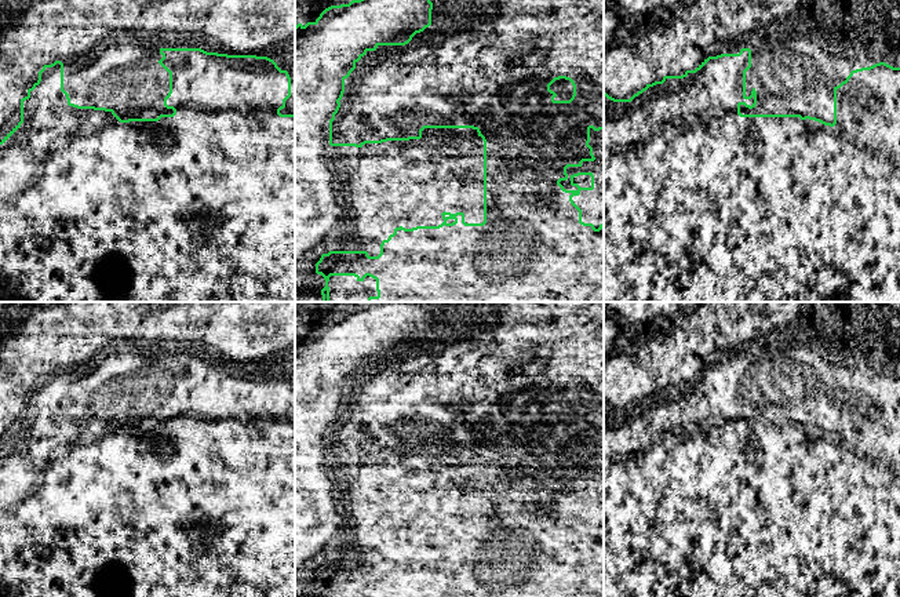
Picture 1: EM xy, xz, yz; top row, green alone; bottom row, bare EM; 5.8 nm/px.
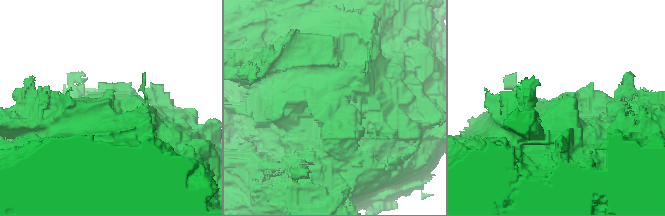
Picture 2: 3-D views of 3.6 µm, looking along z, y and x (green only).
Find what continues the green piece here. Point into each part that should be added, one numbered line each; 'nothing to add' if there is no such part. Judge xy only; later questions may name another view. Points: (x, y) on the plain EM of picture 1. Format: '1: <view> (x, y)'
nothing to add

